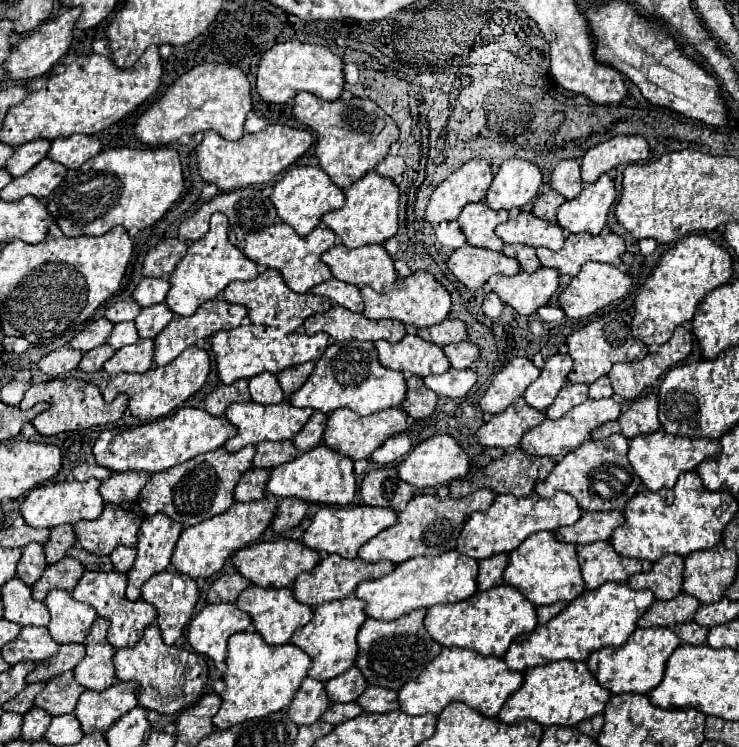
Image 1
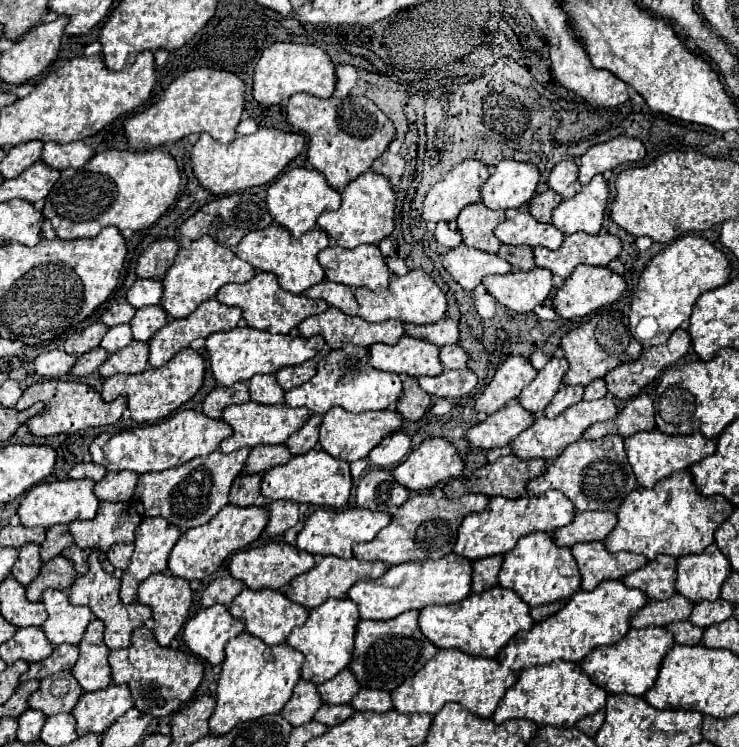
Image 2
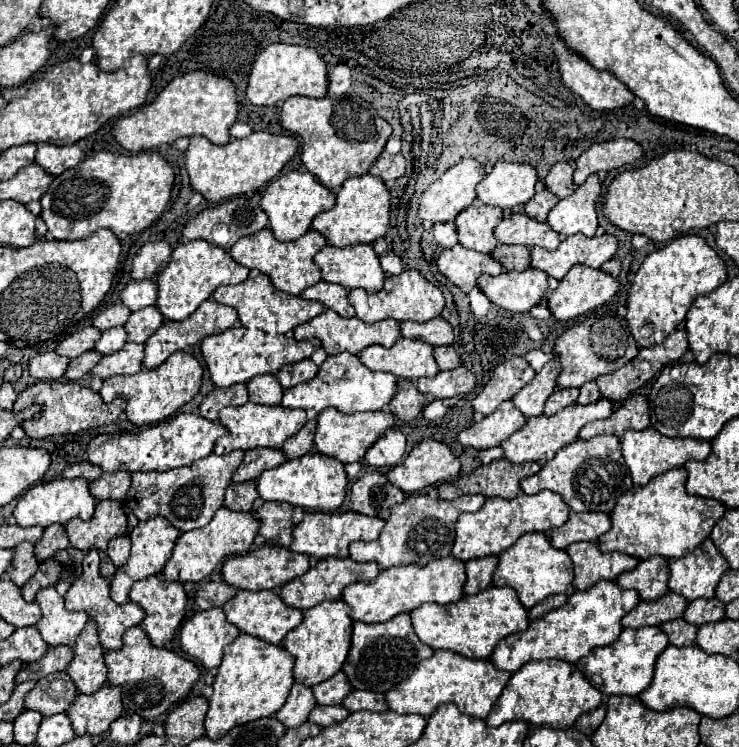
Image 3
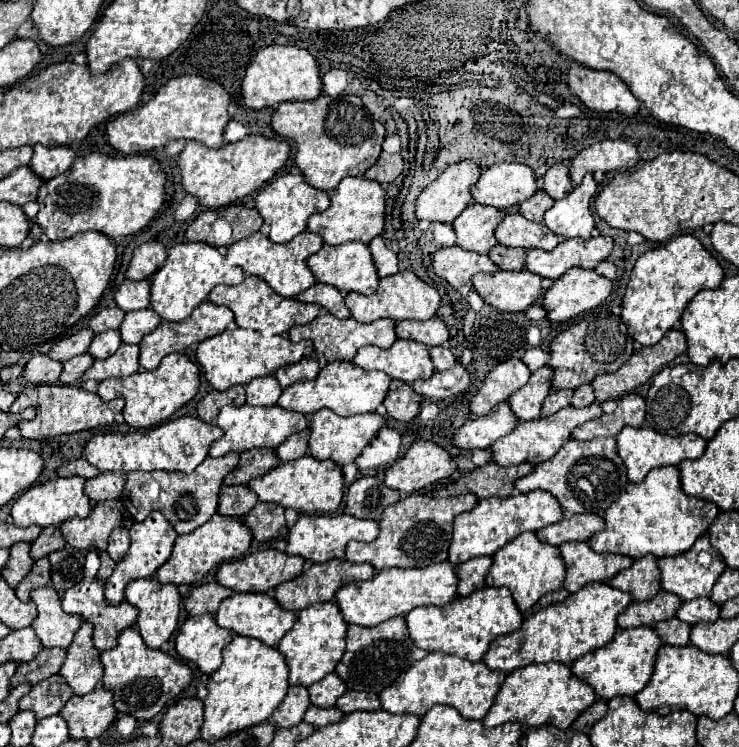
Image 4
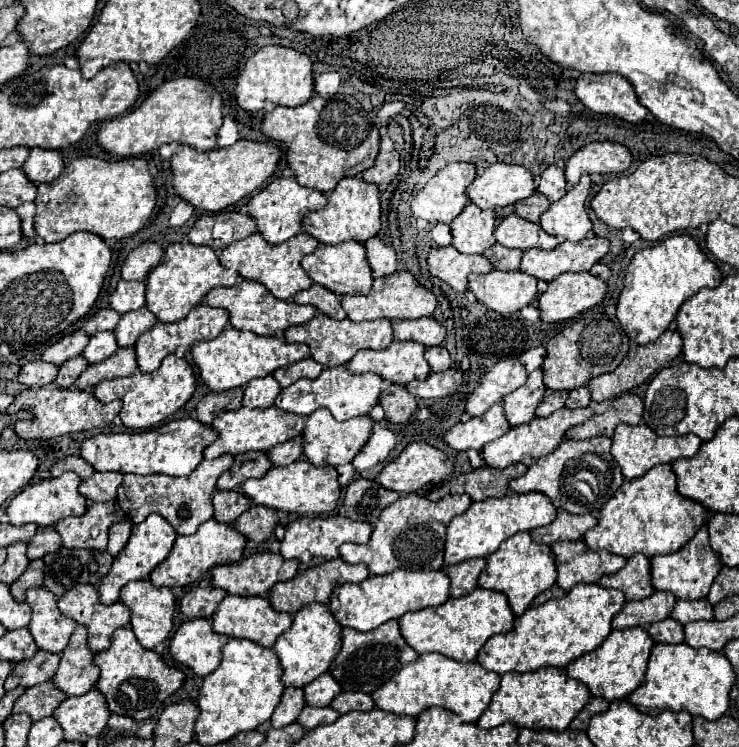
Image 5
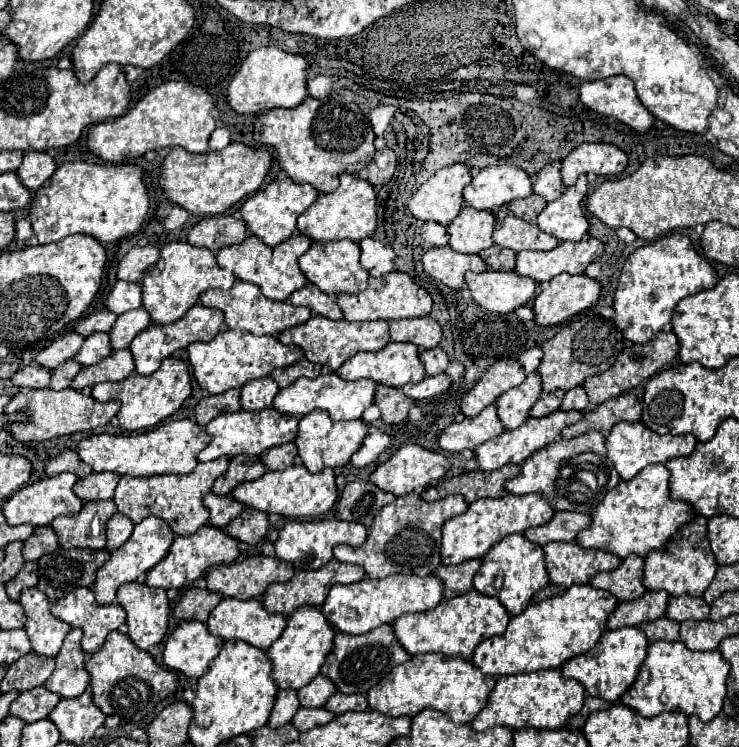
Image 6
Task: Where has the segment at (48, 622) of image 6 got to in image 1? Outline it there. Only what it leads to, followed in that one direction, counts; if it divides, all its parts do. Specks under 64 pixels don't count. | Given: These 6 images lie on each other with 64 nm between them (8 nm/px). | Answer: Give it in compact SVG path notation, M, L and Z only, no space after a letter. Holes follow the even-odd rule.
M52 590L44 602L52 614L52 622L48 624L50 636L58 644L82 644L98 618L96 610L88 604L72 600L72 594L66 590Z

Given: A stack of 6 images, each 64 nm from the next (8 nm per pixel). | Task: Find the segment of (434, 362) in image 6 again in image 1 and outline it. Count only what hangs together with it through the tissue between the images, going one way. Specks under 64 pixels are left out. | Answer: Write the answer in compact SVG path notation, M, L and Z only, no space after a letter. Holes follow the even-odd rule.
M460 342L460 344L448 344L444 348L446 356L450 358L450 364L452 368L470 368L474 360L480 358L480 348L472 342Z

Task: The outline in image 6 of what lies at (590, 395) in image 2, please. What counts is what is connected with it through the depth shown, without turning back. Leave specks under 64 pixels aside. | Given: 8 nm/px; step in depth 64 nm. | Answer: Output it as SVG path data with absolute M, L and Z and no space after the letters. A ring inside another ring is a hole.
M578 386L566 392L560 410L586 410L586 406L588 406L588 394L584 392L582 386Z

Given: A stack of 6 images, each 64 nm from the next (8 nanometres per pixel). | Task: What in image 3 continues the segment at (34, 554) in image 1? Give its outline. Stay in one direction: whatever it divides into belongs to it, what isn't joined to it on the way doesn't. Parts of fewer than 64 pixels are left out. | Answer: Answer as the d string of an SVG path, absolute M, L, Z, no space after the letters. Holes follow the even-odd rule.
M24 542L14 548L12 566L6 570L6 574L14 584L24 586L36 574L36 568L38 568L38 560L34 556L34 544Z

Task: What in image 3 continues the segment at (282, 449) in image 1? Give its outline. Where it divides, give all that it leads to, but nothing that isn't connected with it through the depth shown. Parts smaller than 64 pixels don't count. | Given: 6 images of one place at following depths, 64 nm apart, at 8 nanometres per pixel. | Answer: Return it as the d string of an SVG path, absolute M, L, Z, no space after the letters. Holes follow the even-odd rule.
M254 448L254 450L248 450L246 456L244 456L244 462L236 470L236 474L232 476L232 482L254 480L264 470L276 468L276 466L280 466L284 462L286 462L286 456L278 448Z

